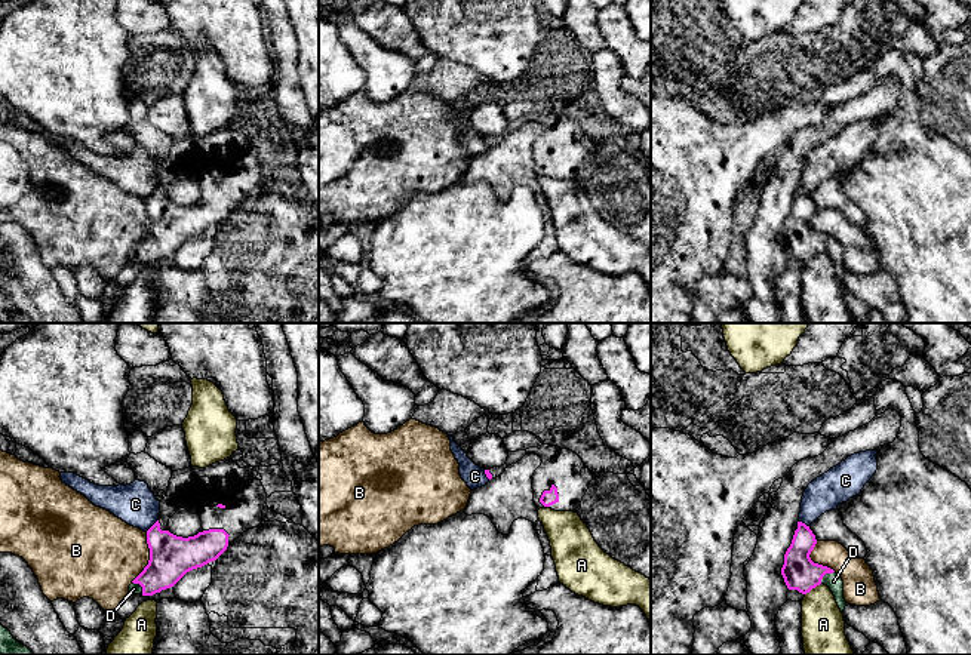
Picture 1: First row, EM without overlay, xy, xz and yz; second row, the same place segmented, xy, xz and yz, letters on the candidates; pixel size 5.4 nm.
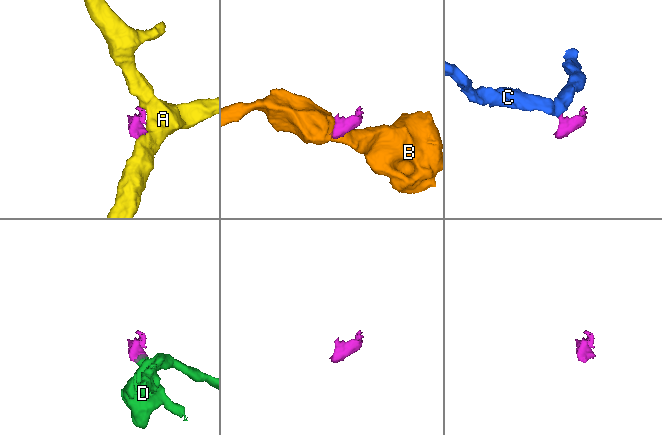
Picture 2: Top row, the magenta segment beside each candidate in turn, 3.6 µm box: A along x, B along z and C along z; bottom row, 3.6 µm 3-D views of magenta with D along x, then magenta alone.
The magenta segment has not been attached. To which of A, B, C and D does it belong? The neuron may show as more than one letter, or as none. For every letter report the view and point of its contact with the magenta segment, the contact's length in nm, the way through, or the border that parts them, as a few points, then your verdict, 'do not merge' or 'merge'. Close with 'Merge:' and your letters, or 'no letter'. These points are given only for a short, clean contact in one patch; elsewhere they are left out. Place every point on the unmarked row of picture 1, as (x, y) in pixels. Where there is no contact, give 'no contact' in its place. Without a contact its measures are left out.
A: meets magenta in yz at (813, 255); contact 110 nm long; do not merge
B: meets magenta in xy at (150, 225); contact 280 nm long; border along xy (147, 200), (148, 231), (131, 249); do not merge
C: meets magenta in xy at (153, 193); contact 90 nm long; border along xy (157, 188), (146, 199); do not merge
D: meets magenta in yz at (824, 242); contact 100 nm long; runs through yz (799, 240), (824, 242), (833, 249); merge
Merge: D

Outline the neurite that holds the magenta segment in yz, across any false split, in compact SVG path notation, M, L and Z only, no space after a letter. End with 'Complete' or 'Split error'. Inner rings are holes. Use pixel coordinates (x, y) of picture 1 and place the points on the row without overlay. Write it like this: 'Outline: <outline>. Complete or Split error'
Outline: M798 190L790 215L784 222L781 243L789 258L798 258L802 262L809 261L820 252L830 256L835 268L844 282L846 270L844 267L844 249L830 236L814 231L809 225L817 212L815 203L802 190Z. Split error

